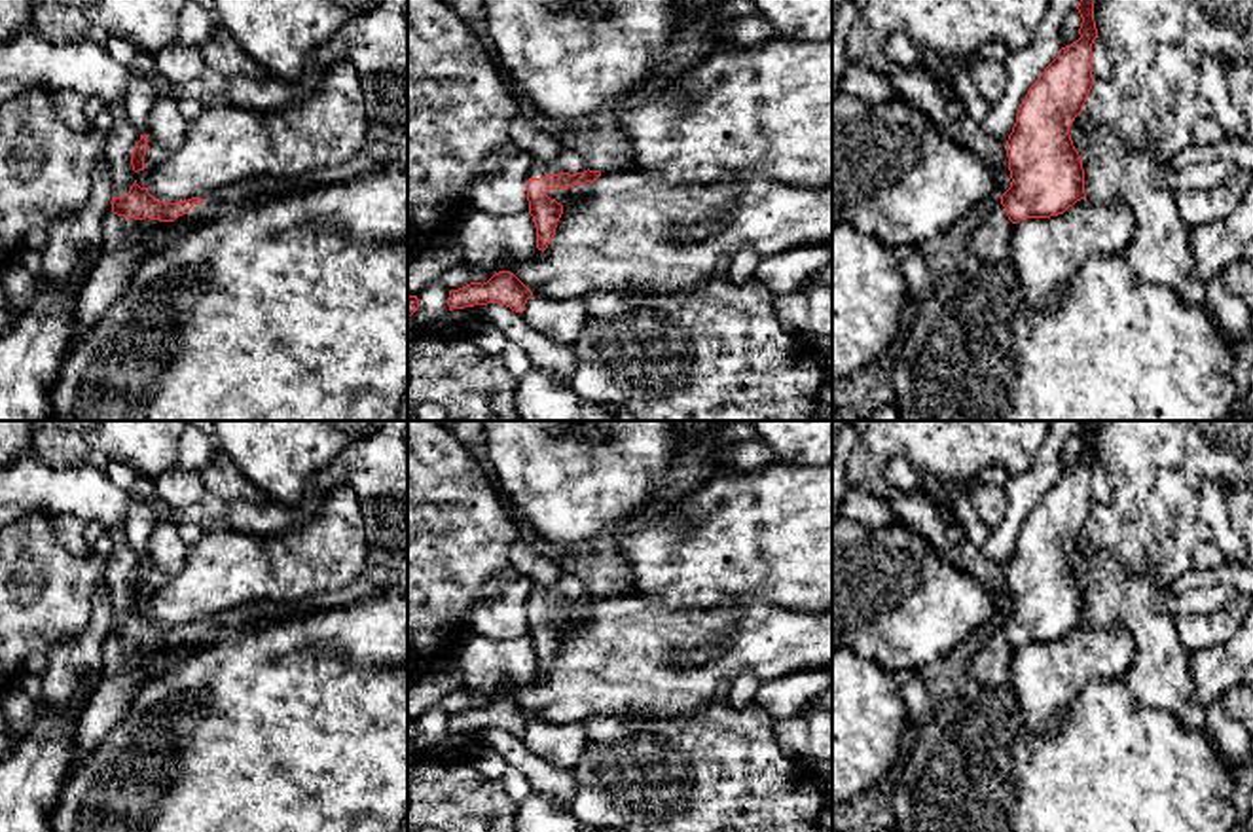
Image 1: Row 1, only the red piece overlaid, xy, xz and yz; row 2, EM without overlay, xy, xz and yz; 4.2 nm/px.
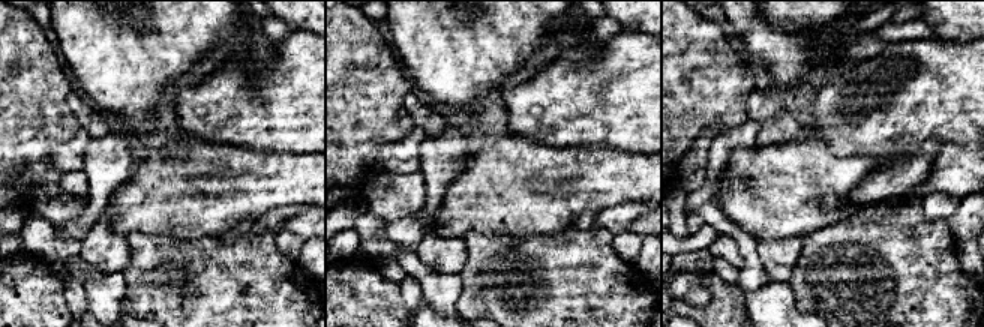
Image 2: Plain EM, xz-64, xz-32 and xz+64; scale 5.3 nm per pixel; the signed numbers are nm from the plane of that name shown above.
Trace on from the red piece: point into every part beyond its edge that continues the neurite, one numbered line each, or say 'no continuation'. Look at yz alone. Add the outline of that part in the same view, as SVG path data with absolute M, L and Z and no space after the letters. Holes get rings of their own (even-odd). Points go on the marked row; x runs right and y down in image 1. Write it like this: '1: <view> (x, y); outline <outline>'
1: yz (990, 243); outline M999 203L990 216L974 227L969 244L971 263L1005 263L1012 262L1010 235L1012 222Z

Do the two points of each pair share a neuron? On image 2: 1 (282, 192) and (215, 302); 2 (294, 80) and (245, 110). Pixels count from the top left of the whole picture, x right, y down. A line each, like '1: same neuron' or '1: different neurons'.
1: different neurons
2: same neuron

